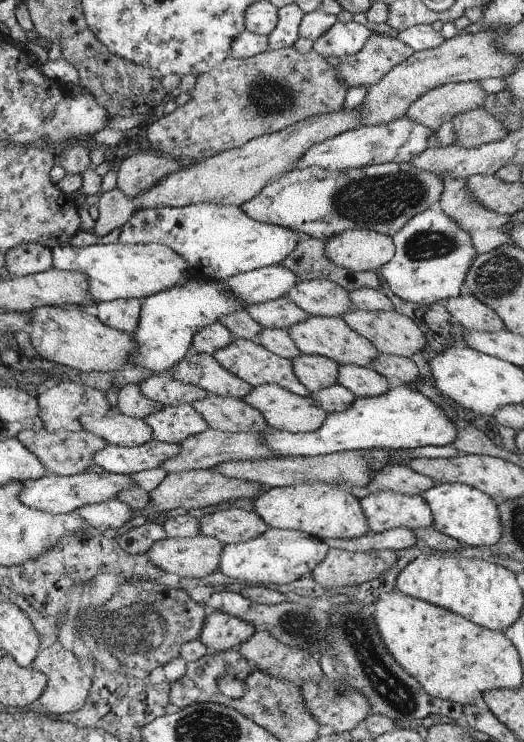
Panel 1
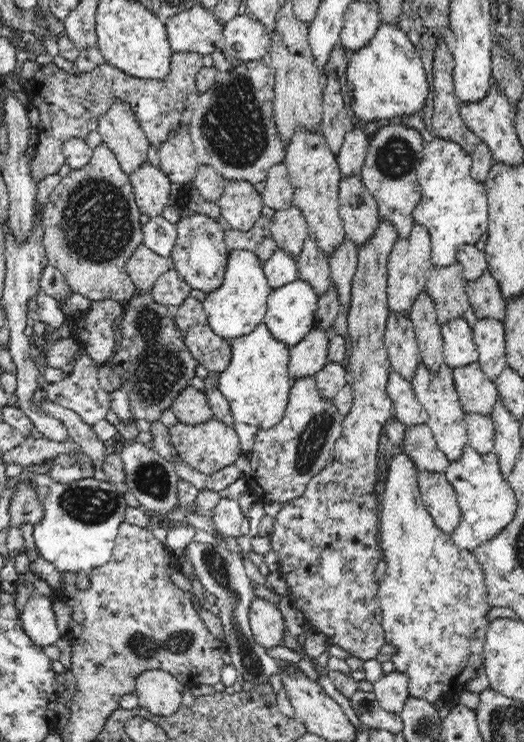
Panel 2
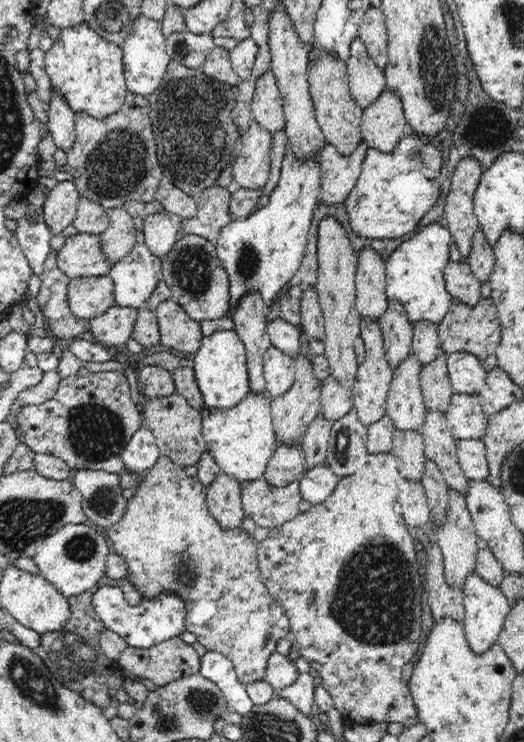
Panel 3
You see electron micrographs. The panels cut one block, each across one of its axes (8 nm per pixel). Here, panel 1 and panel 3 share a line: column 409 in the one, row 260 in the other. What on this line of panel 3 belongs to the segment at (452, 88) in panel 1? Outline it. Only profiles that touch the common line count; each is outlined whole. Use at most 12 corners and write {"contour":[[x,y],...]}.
{"contour":[[106,209],[109,227],[101,234],[110,266],[137,243],[132,216]]}

